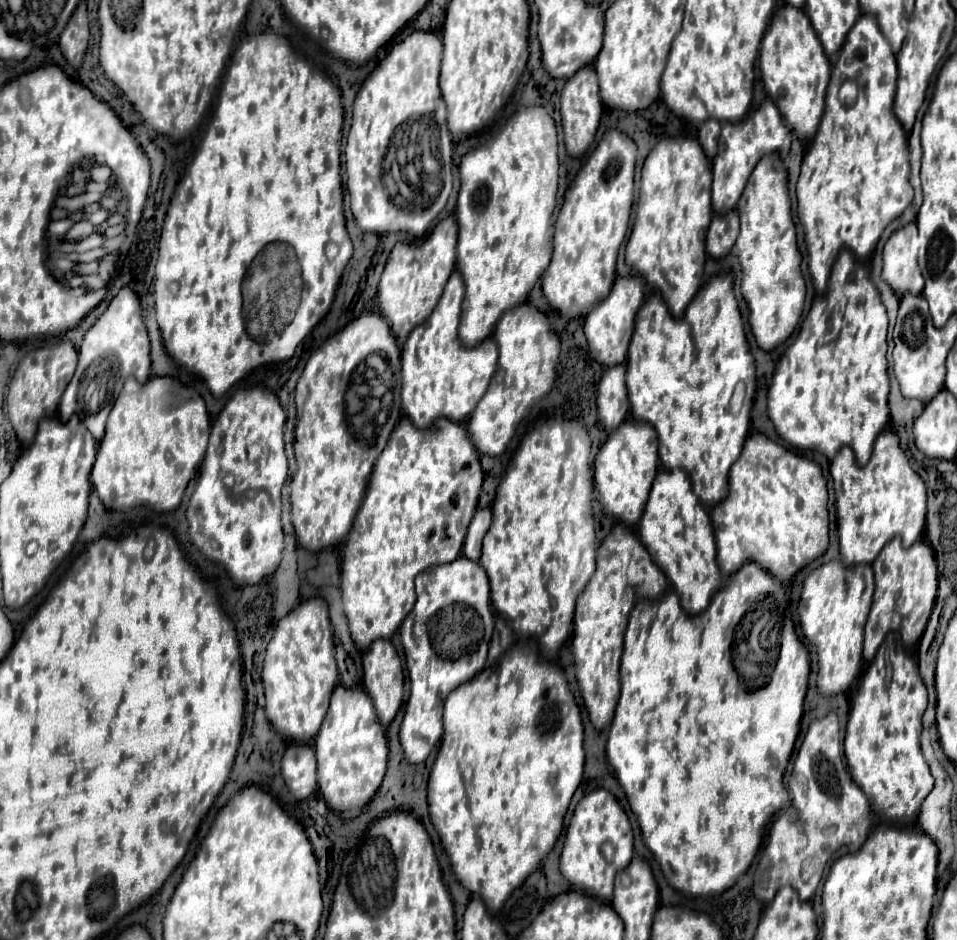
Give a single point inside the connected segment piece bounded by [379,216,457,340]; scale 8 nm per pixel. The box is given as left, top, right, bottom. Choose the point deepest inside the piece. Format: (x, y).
(415, 275)

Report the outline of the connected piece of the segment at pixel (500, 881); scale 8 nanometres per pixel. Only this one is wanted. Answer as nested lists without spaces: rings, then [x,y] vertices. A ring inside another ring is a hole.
[[[519,644],[513,646],[507,656],[503,656],[495,668],[481,672],[479,676],[475,676],[471,682],[455,688],[447,702],[445,702],[445,734],[441,740],[441,750],[439,756],[433,764],[431,776],[429,776],[429,786],[427,786],[427,800],[429,800],[429,816],[431,822],[435,826],[435,830],[439,832],[441,844],[445,848],[445,854],[449,856],[453,874],[457,878],[457,882],[473,896],[479,896],[487,910],[495,916],[501,906],[505,904],[505,900],[511,896],[511,892],[515,888],[519,888],[519,884],[523,884],[523,880],[527,880],[527,876],[531,872],[535,872],[535,868],[541,866],[543,858],[553,850],[555,842],[561,836],[563,830],[563,818],[567,814],[567,808],[571,804],[571,798],[581,782],[583,776],[583,762],[585,762],[585,752],[583,752],[583,722],[581,722],[581,712],[579,706],[575,704],[575,698],[569,690],[569,684],[563,676],[563,670],[557,668],[551,662],[545,662],[537,656],[537,650],[531,644]]]

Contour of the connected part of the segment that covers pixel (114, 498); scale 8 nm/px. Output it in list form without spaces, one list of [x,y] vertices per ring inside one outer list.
[[[151,378],[147,384],[125,382],[119,398],[107,420],[107,430],[99,442],[97,460],[91,472],[93,488],[107,510],[131,512],[135,508],[151,508],[153,512],[173,512],[189,480],[195,476],[199,464],[203,462],[207,450],[207,438],[211,430],[211,420],[201,396],[173,378]]]

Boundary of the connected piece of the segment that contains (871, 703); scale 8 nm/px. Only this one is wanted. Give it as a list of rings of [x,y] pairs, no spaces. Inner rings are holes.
[[[887,638],[875,660],[867,666],[857,688],[845,734],[845,758],[853,780],[865,792],[871,808],[883,818],[899,824],[911,824],[923,800],[933,788],[933,776],[919,746],[921,716],[927,708],[927,690],[919,676],[917,662],[911,660],[899,638]],[[887,656],[893,670],[891,686],[885,688]]]

